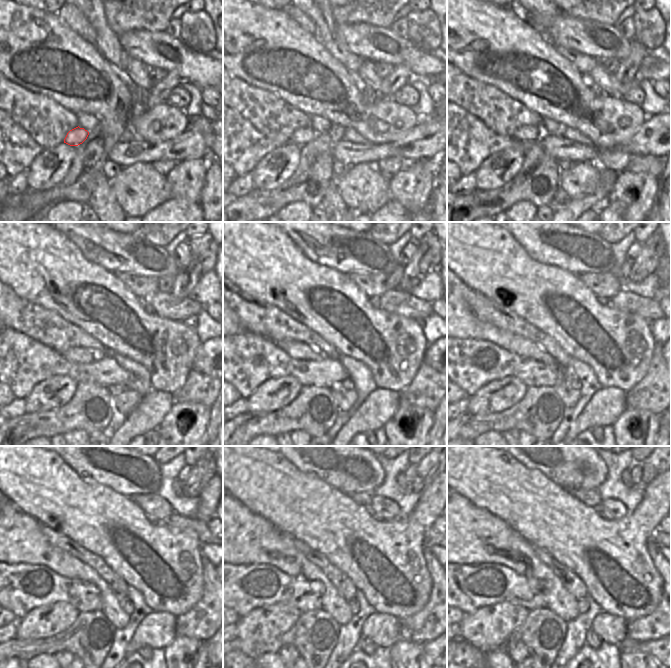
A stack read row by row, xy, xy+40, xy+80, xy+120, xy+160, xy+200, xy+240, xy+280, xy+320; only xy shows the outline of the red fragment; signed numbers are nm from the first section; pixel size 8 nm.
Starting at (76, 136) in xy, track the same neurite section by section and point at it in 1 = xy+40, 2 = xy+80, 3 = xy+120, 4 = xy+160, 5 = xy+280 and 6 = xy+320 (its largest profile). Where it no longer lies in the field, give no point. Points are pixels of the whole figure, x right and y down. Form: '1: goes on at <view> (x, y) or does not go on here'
1: goes on at xy+40 (301, 136)
2: goes on at xy+80 (525, 133)
3: goes on at xy+120 (77, 355)
4: goes on at xy+160 (296, 350)
5: goes on at xy+280 (243, 537)
6: goes on at xy+320 (467, 535)

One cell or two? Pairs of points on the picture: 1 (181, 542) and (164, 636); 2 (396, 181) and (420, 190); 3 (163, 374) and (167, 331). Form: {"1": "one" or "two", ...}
{"1": "two", "2": "one", "3": "one"}

